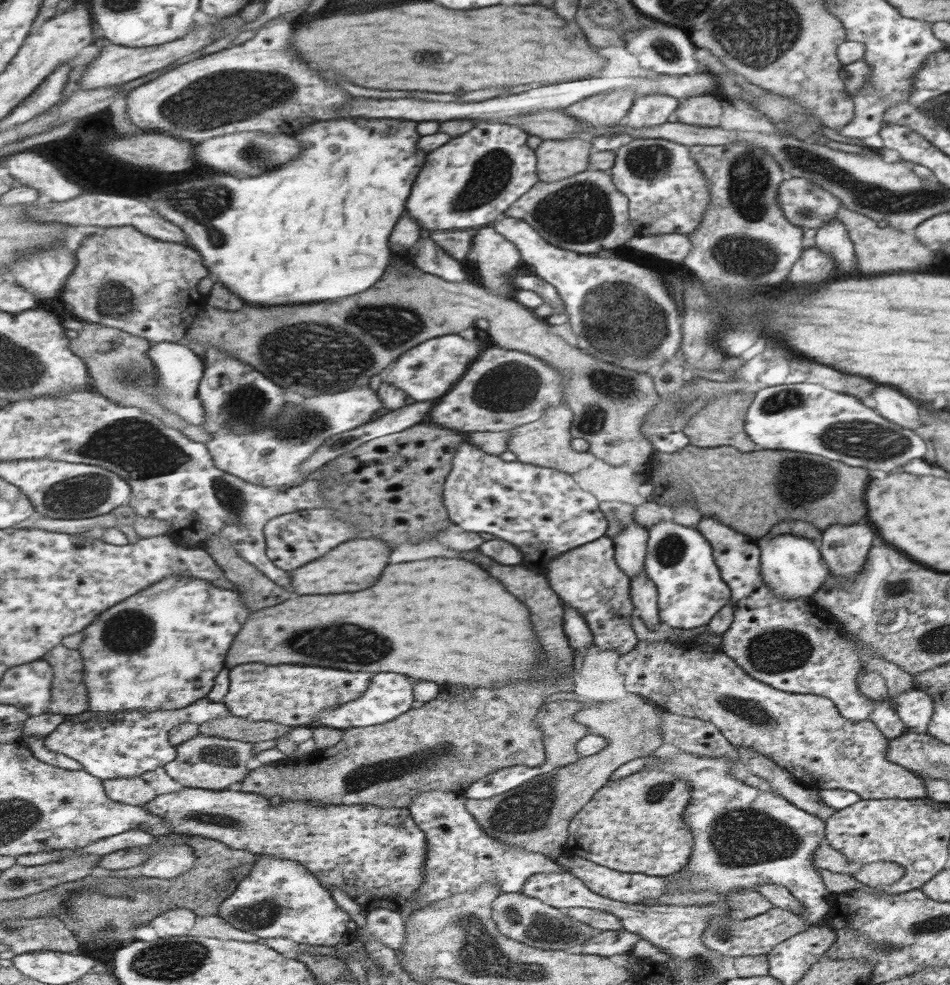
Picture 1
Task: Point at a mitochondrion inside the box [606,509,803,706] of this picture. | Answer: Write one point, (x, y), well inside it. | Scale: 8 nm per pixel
(670, 549)

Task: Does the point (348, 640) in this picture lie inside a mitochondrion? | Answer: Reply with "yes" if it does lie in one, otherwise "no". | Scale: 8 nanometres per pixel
yes

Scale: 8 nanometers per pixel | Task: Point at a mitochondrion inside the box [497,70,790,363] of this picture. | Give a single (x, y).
(584, 212)

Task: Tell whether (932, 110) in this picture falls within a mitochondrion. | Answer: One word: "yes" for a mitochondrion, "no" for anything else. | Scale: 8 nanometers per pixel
yes

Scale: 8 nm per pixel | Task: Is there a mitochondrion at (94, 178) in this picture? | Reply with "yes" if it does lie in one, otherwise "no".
no

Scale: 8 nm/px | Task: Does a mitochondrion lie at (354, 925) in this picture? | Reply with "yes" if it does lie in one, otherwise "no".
no

